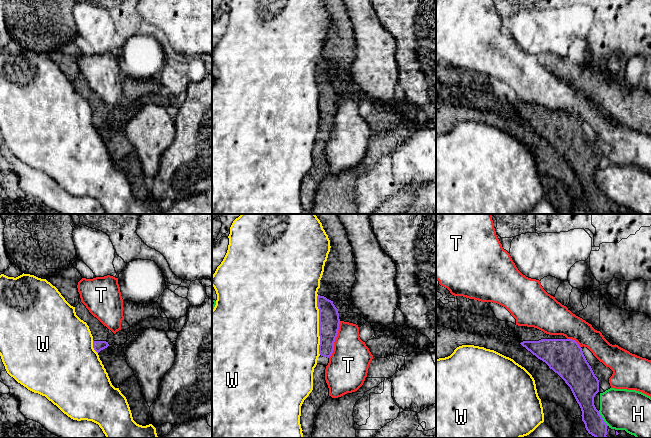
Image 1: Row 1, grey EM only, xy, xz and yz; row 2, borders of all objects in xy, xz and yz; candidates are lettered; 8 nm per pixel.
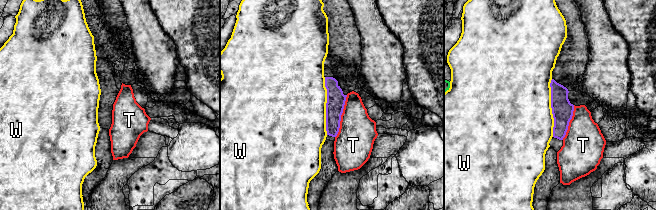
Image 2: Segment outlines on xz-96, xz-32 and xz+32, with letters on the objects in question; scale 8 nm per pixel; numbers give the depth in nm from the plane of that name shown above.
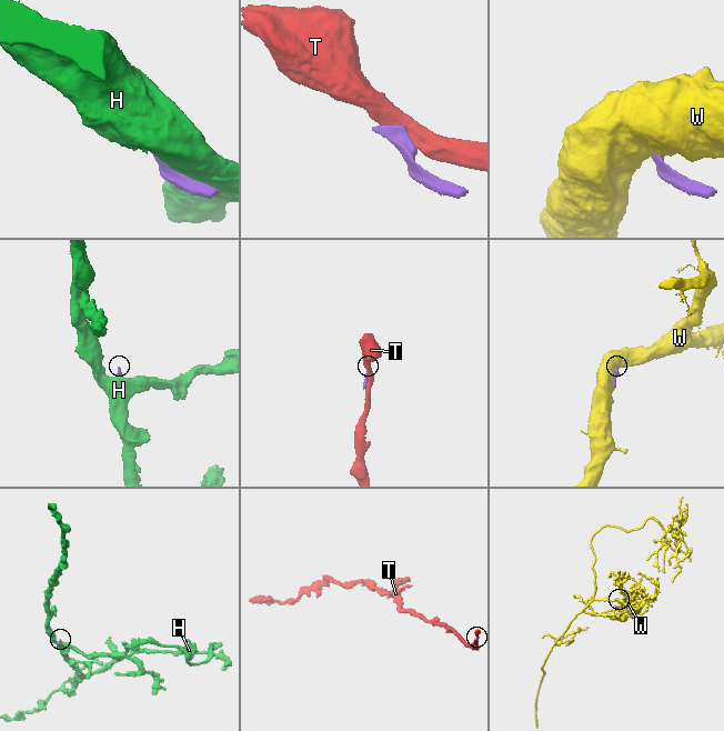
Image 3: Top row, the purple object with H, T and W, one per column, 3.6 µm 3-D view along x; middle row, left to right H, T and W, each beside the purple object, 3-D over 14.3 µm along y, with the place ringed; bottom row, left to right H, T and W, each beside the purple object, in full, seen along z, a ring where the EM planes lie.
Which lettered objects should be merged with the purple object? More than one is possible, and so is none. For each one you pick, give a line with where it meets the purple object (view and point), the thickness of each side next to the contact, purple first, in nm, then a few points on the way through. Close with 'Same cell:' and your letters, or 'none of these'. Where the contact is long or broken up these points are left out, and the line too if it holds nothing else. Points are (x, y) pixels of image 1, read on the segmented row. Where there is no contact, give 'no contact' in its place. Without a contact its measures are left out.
Same cell: none of these

